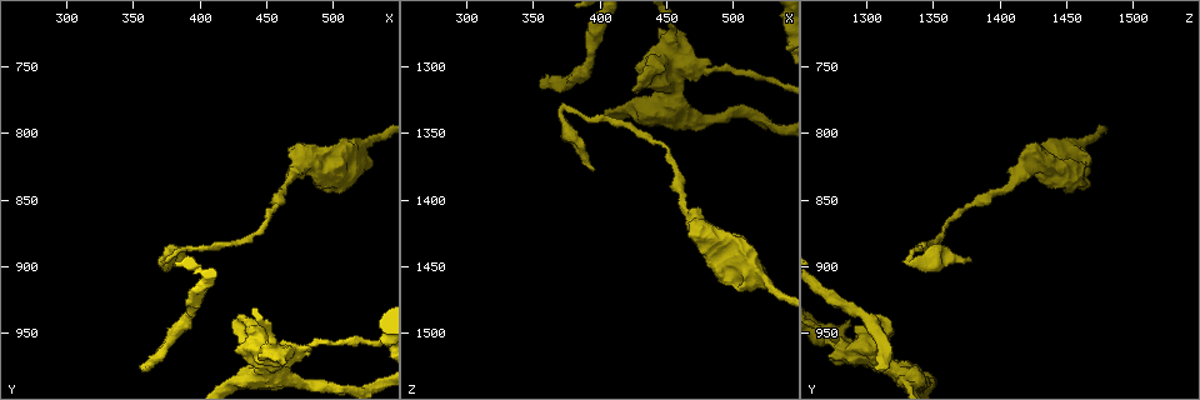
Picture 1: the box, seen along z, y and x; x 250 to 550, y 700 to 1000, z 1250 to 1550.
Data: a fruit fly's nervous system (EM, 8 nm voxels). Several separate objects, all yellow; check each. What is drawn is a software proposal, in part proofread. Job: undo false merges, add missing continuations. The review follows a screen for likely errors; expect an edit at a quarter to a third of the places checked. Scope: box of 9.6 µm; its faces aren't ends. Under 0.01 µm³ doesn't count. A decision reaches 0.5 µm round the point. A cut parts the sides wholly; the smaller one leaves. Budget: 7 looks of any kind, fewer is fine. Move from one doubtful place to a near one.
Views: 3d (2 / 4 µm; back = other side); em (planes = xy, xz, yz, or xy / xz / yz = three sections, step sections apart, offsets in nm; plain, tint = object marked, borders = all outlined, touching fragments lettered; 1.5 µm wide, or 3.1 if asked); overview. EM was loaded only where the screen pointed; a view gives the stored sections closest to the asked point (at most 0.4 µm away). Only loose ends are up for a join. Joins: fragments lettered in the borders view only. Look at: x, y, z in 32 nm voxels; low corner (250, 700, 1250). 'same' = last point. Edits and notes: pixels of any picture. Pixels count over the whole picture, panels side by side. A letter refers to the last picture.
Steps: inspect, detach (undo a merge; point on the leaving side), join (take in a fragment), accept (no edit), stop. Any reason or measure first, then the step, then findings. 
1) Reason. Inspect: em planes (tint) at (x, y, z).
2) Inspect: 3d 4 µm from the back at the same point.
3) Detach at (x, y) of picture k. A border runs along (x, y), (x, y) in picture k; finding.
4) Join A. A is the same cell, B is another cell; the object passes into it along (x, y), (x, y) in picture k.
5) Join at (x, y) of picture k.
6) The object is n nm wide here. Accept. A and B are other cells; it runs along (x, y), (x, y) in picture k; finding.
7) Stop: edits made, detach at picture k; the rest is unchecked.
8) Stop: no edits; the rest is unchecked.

Free end. Inspect: em xz step 4 (borders) at (360, 976, 1306).

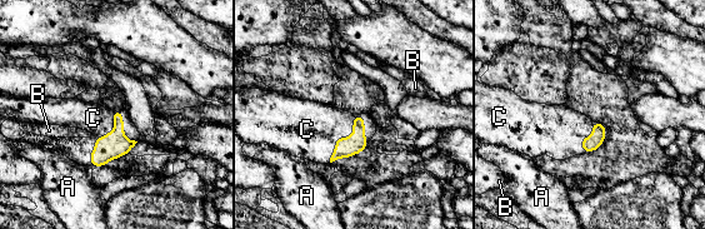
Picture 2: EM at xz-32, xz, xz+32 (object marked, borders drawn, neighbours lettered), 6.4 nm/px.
Another direction. Inspect: em planes (borders) at the same point.

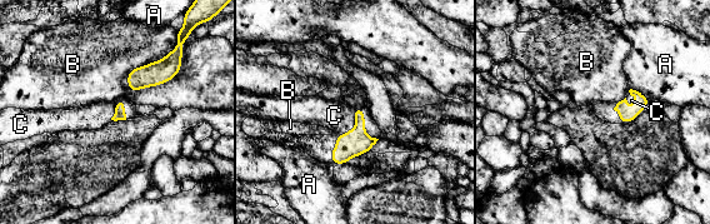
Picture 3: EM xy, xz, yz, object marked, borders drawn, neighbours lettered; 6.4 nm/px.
The longest contact is with B, 400 nm. Join C. C is the same cell, A and B are other cells; the neuron continues.

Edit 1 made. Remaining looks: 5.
Sharp bend. Inspect: em planes (plain) at (372, 894, 1340).

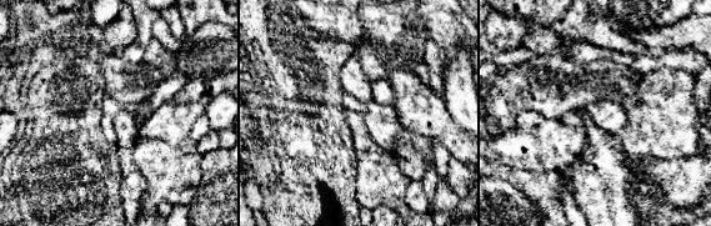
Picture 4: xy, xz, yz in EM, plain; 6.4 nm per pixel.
Inspect: em planes (tint) at the same point.

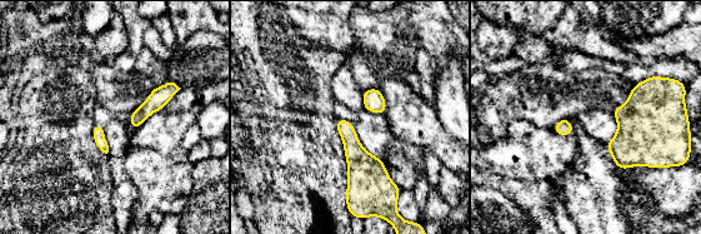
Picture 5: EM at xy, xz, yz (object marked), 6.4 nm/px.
See the neighbours. Inspect: em planes (borders) at the same point.

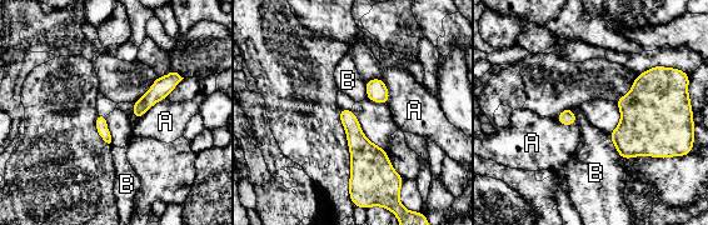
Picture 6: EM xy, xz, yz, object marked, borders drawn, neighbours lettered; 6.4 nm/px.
The object is 180 nm wide here. Accept. A and B are other cells; a border runs along (105, 115), (110, 143) in picture 6; continuous, no second neuron.

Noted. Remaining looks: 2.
Thick turns thin. Inspect: 3d 4 µm at (476, 962, 1300).

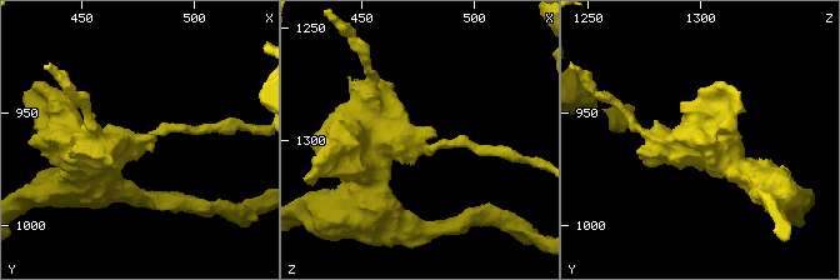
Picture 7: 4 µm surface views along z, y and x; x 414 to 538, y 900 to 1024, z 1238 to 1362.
Inspect: em planes (borders) at (477, 961, 1301).

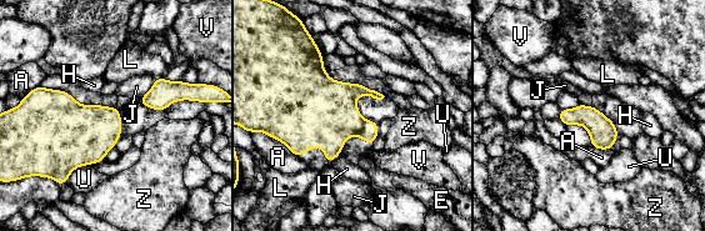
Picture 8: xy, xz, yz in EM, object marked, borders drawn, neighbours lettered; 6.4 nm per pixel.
The object is 180 nm wide here. Detach at (369, 132) of picture 8. A, E, H, J, L, U, V and Z are other cells; a border runs along (364, 120), (363, 127), (356, 134) in picture 8; a second neuron is stuck on.

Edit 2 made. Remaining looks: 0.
Stop: edits made, join at picture 3, detach at picture 8; the rest is unchecked.

